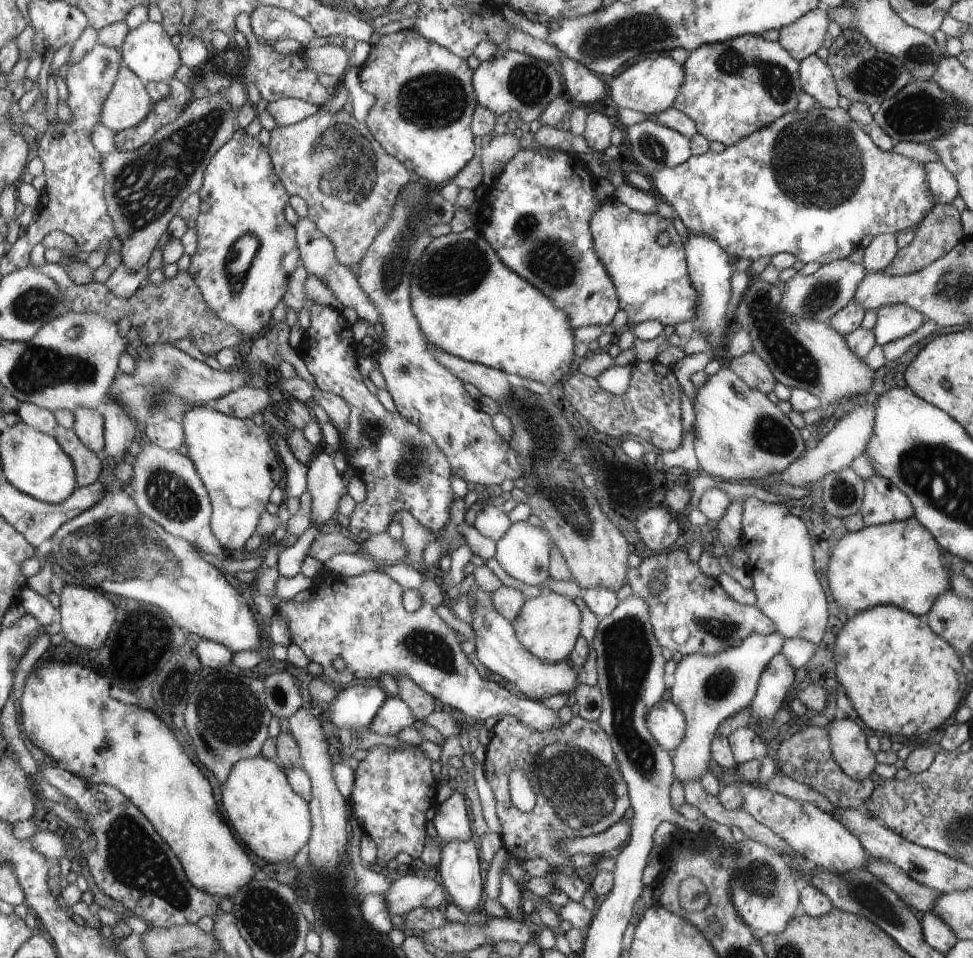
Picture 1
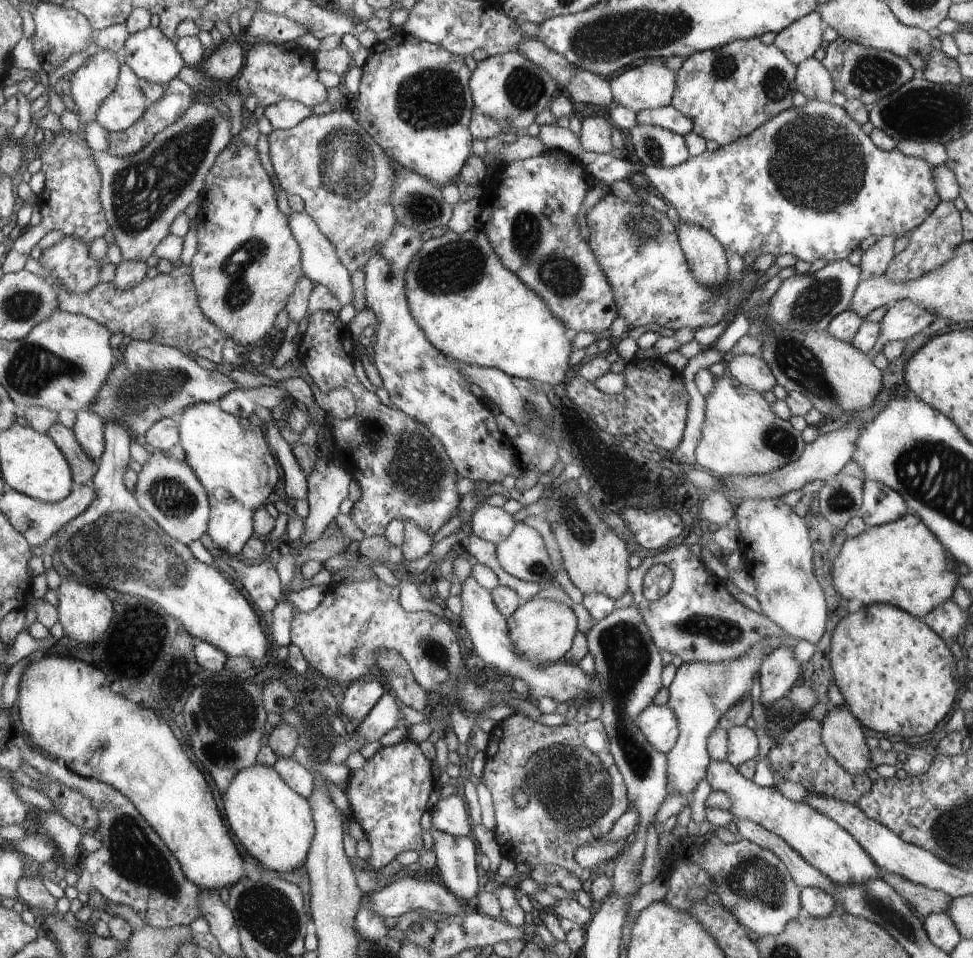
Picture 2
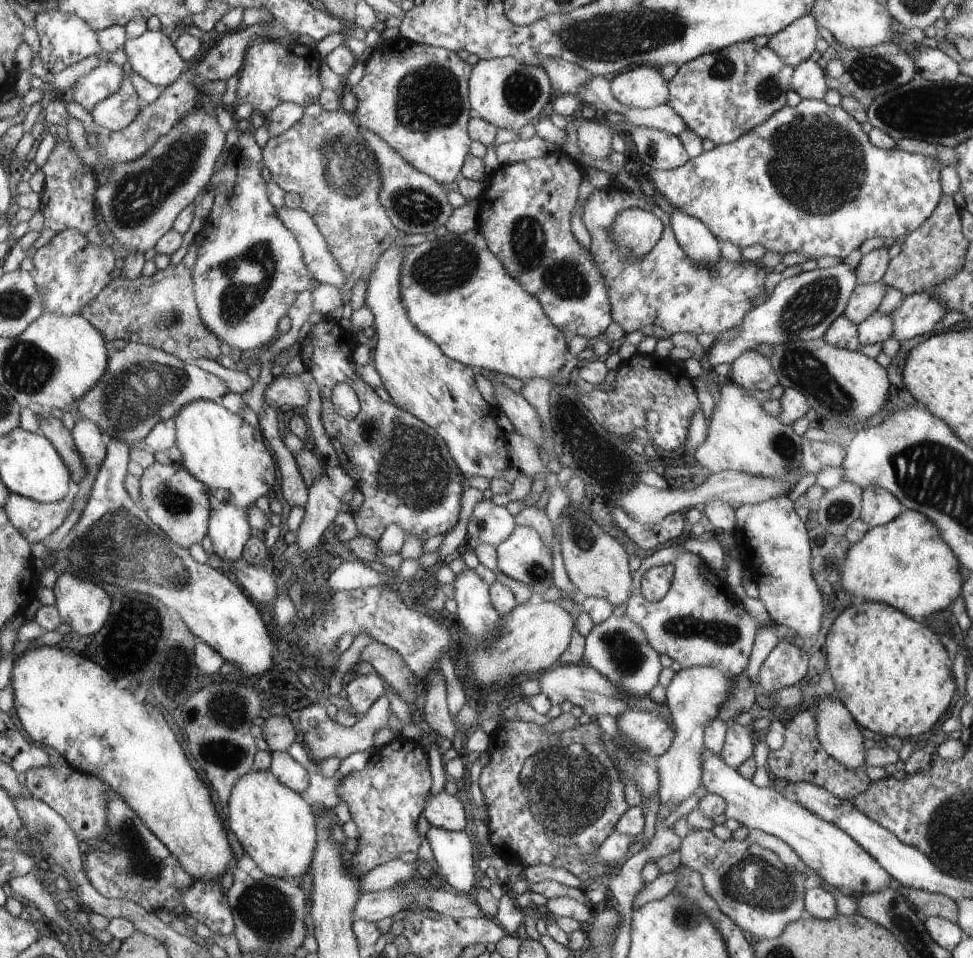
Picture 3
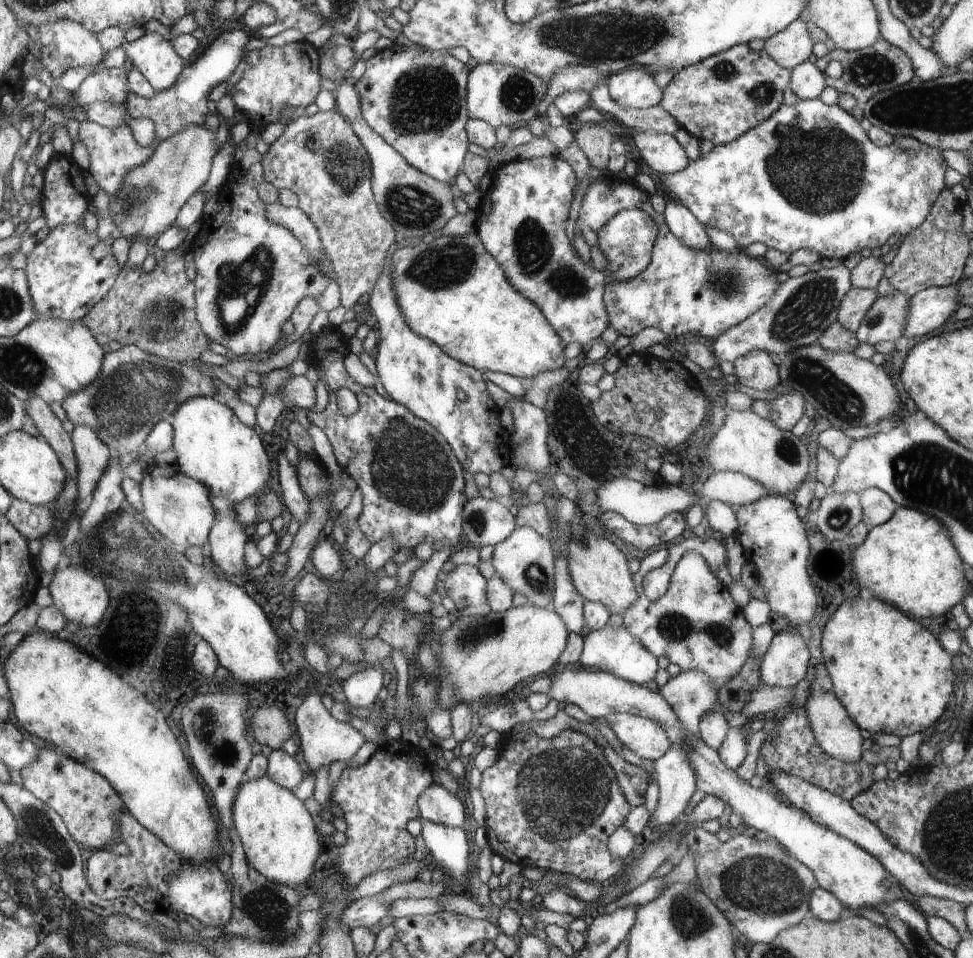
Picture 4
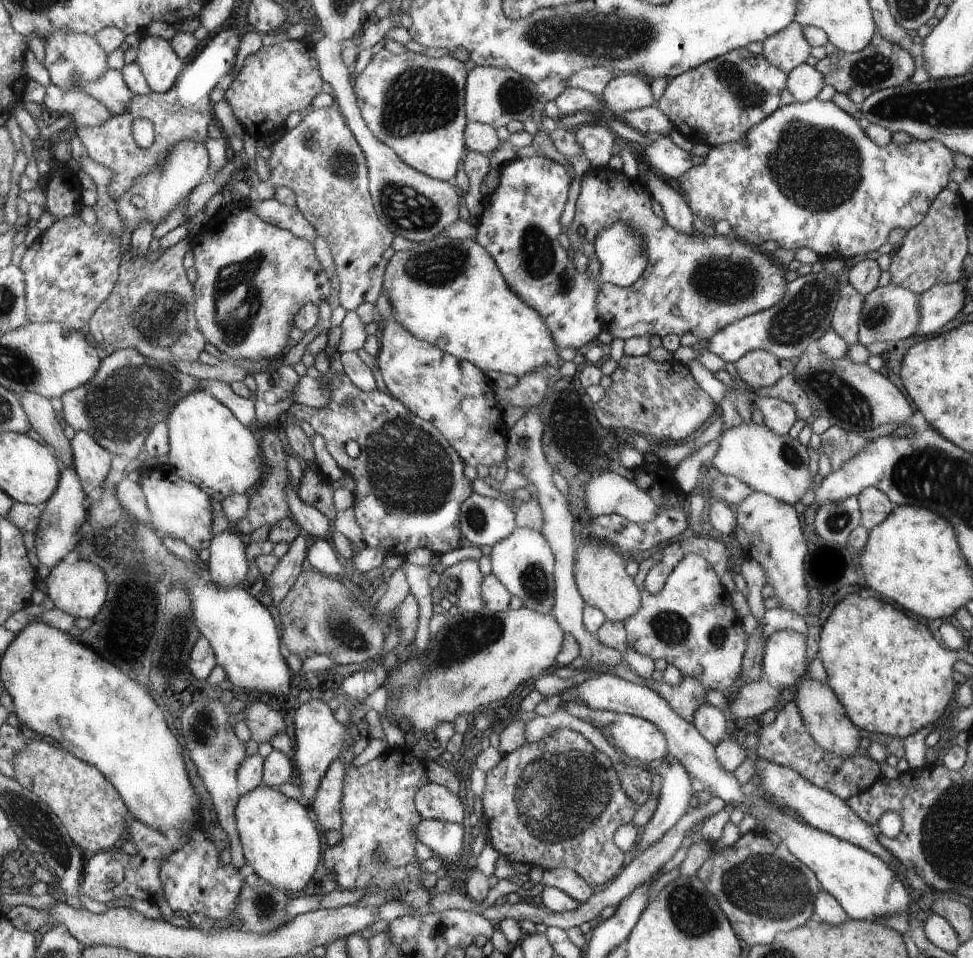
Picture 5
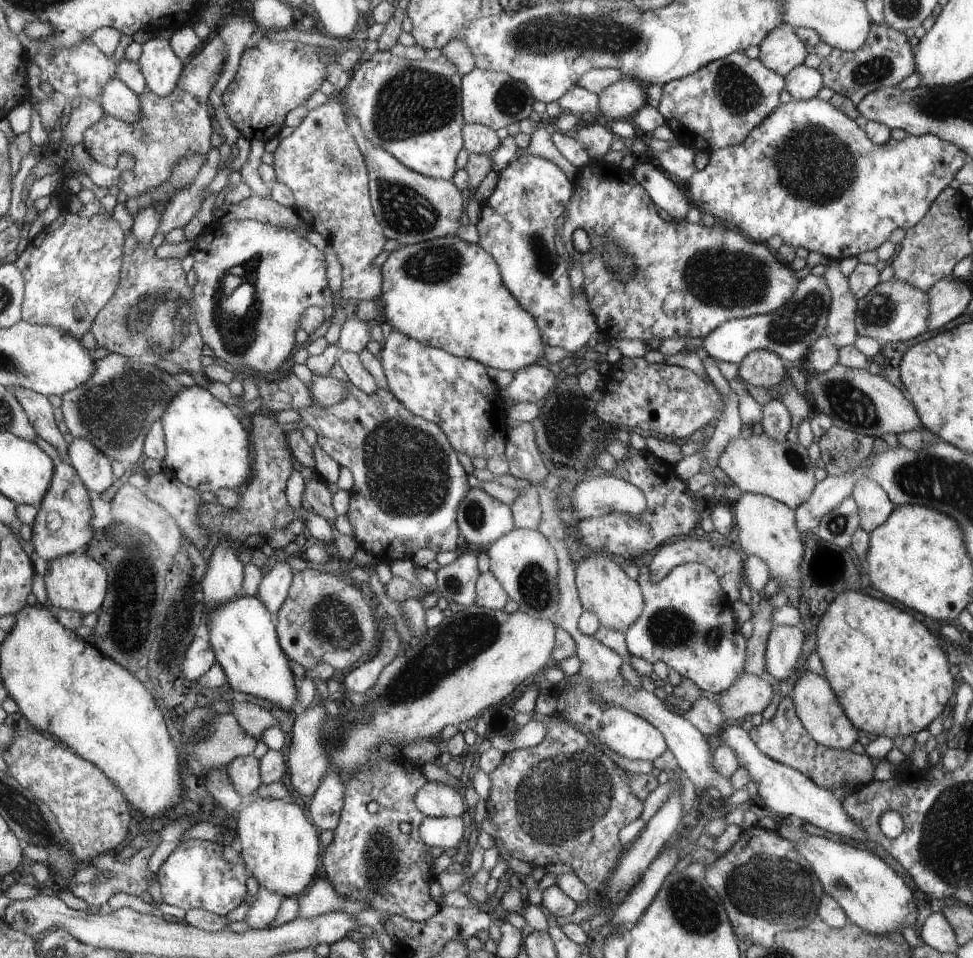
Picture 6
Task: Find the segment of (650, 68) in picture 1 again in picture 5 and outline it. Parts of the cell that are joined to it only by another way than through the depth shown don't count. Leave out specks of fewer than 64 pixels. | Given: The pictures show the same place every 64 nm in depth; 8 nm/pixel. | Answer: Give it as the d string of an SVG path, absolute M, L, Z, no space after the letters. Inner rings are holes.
M624 72L606 86L601 96L612 112L622 114L656 105L651 85L651 81L641 73Z

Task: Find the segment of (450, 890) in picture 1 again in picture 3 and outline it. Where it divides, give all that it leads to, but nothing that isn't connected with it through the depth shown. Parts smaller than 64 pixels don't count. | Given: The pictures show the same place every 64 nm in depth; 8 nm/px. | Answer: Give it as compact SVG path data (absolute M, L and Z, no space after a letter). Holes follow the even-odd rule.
M430 825L425 838L430 842L438 871L455 892L470 894L476 884L474 844L466 831L451 831Z

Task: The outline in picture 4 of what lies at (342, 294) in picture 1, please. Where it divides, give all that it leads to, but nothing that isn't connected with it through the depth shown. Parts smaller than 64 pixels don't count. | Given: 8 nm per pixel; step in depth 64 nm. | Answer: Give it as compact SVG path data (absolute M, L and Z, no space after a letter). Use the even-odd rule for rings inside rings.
M270 203L266 216L277 225L290 229L302 241L319 266L323 244L316 225L300 207L285 207L280 203Z

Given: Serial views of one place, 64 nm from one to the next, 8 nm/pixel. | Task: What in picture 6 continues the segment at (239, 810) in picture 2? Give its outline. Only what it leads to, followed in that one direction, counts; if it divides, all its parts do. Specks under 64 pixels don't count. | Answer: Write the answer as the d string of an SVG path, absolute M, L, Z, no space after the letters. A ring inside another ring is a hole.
M258 796L239 811L234 833L239 838L238 856L261 888L284 898L297 898L314 880L320 852L318 830L294 802L286 804L272 797Z

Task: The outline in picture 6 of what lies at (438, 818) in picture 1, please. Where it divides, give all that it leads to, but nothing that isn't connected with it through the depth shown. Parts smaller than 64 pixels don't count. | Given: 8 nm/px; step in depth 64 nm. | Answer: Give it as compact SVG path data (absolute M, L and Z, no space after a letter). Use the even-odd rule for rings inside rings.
M430 782L417 793L417 808L428 818L458 818L466 806L456 788Z

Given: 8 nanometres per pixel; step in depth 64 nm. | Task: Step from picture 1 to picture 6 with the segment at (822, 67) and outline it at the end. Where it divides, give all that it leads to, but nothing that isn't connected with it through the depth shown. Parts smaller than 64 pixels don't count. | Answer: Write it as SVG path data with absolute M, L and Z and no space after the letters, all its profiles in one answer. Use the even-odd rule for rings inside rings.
M805 64L794 68L785 77L785 90L796 101L814 99L824 86L824 74Z

